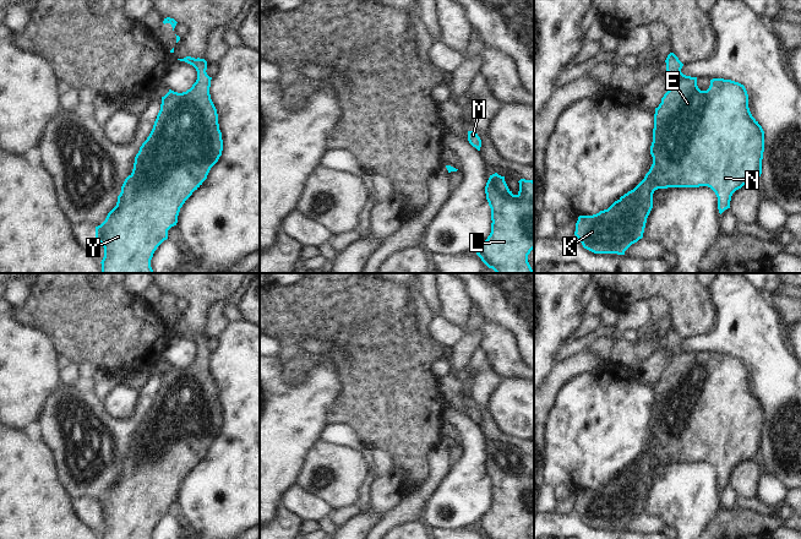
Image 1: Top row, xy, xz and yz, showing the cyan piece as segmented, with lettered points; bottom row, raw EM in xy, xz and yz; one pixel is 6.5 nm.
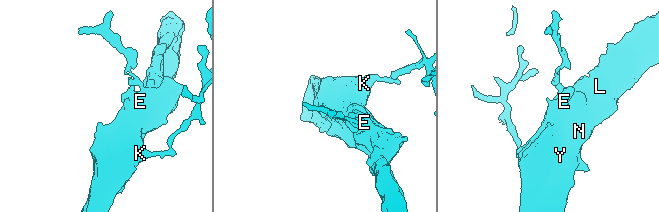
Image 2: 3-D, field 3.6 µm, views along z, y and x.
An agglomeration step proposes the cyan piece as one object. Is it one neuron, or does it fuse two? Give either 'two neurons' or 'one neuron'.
one neuron

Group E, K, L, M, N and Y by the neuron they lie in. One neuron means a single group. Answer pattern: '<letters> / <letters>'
E K L M N Y

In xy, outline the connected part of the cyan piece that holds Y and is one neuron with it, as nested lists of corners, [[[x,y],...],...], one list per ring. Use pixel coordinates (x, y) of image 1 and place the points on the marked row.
[[[191,56],[178,60],[192,65],[197,71],[197,80],[186,92],[178,93],[169,89],[162,97],[160,110],[153,129],[135,157],[132,173],[121,186],[116,206],[108,213],[105,220],[96,227],[96,241],[104,247],[102,273],[154,273],[151,267],[154,251],[168,239],[168,230],[176,225],[180,208],[207,179],[211,168],[222,156],[223,140],[217,109],[209,94],[212,77],[206,72],[207,61]]]

